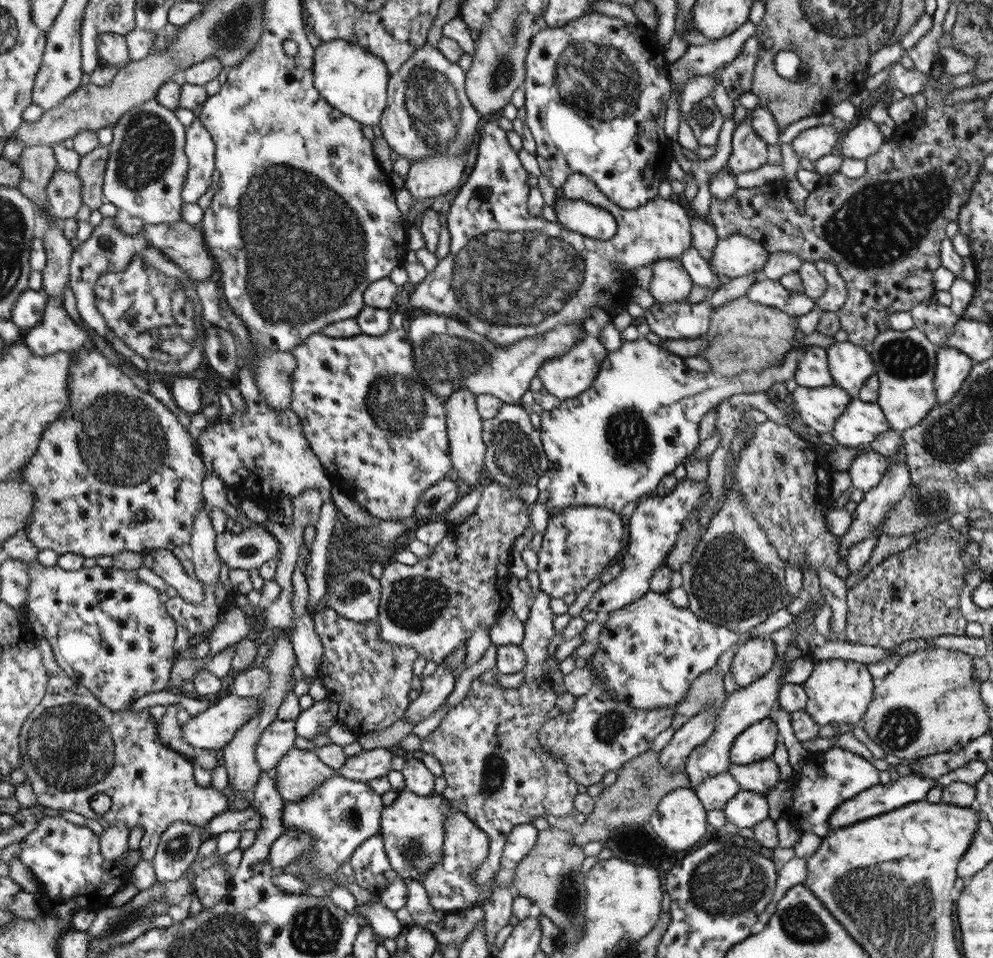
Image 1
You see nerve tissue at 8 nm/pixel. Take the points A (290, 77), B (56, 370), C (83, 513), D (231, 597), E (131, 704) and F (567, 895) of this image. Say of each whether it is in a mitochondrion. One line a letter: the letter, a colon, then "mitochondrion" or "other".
A: other
B: other
C: other
D: other
E: other
F: mitochondrion

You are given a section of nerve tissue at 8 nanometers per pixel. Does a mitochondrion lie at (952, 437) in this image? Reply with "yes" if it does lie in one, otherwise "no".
yes

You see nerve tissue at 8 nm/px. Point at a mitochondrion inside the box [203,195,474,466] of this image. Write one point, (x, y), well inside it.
(396, 403)

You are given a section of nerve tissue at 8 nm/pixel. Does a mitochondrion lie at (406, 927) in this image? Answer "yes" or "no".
no

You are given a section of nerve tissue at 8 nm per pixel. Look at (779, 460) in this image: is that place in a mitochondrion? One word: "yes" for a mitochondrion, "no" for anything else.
yes

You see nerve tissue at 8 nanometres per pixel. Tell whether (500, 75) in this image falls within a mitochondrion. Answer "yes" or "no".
yes

